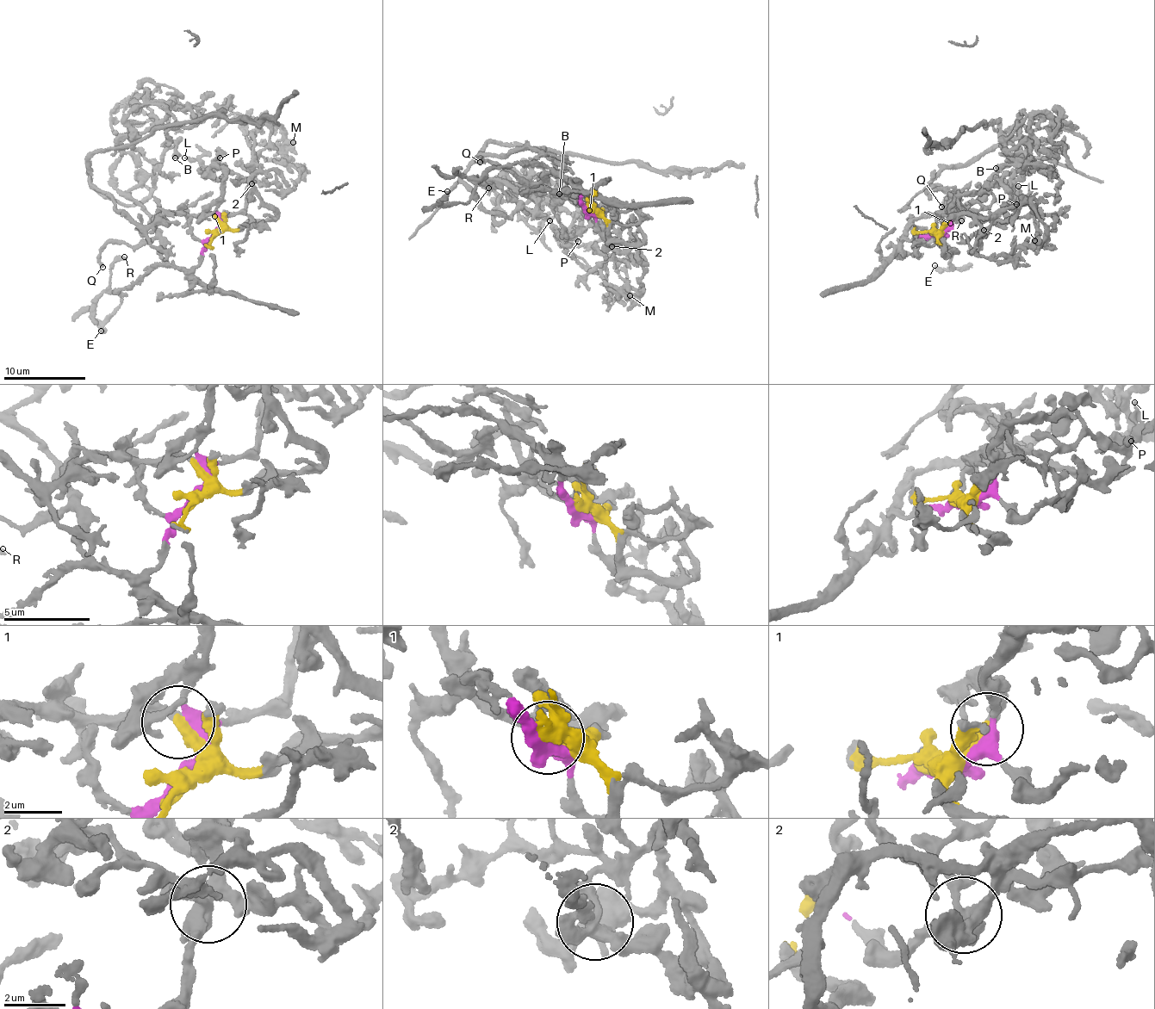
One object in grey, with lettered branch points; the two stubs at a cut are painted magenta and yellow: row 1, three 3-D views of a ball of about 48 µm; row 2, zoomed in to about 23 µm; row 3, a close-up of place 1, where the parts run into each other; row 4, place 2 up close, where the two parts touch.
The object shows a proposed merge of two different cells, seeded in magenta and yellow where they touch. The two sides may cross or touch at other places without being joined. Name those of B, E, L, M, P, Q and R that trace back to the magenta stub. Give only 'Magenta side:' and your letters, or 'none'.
Magenta side: E, M, Q, R

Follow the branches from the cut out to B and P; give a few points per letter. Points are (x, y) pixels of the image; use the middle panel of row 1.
B: (588, 209), (567, 196), (555, 160), (530, 148), (483, 153), (460, 178), (487, 209), (511, 217), (558, 193)
P: (588, 209), (608, 234), (643, 238), (631, 223), (617, 230), (588, 225), (569, 237), (579, 241)

